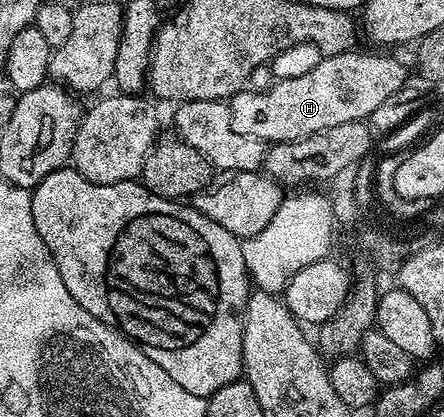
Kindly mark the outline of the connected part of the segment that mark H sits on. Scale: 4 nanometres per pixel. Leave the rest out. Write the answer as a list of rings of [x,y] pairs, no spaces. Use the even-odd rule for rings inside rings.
[[[348,51],[319,59],[312,69],[287,77],[264,93],[244,91],[230,98],[233,127],[264,143],[301,141],[341,123],[370,118],[373,111],[408,84],[407,69],[395,57]]]

